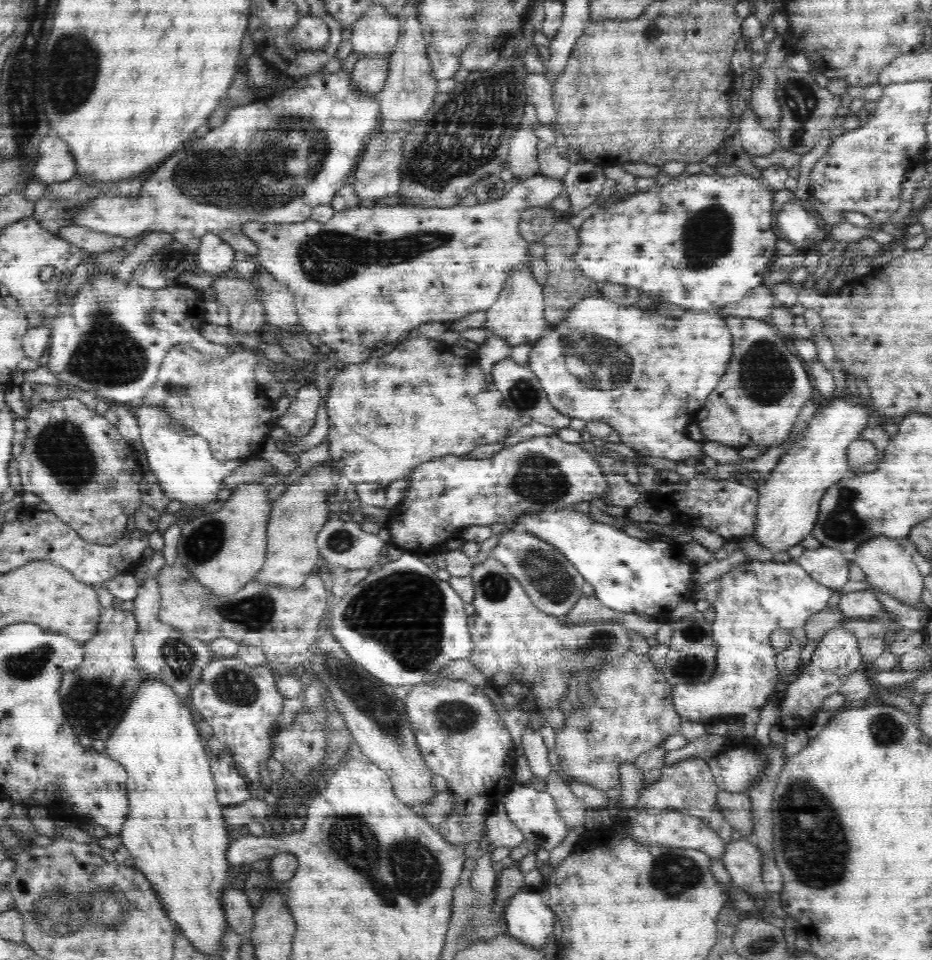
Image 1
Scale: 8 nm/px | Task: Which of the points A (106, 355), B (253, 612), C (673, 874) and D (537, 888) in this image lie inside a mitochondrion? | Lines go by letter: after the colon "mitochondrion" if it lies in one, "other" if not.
A: mitochondrion
B: mitochondrion
C: mitochondrion
D: other

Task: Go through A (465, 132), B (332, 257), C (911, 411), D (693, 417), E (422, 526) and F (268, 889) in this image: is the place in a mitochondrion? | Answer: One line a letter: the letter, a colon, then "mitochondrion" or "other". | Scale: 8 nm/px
A: mitochondrion
B: mitochondrion
C: other
D: other
E: other
F: other

